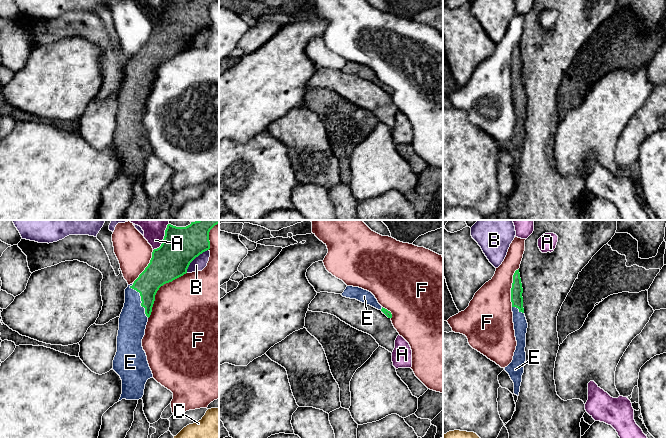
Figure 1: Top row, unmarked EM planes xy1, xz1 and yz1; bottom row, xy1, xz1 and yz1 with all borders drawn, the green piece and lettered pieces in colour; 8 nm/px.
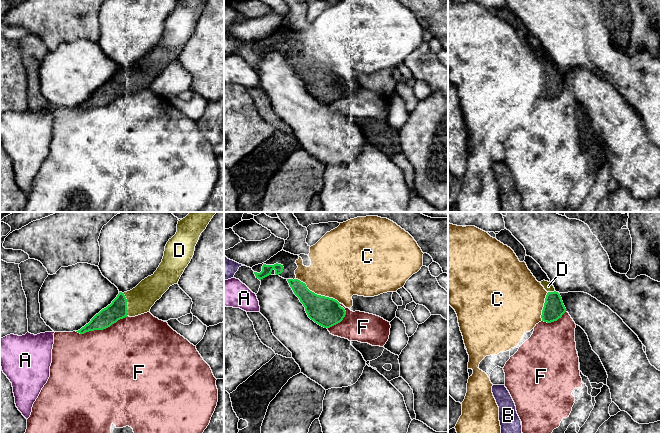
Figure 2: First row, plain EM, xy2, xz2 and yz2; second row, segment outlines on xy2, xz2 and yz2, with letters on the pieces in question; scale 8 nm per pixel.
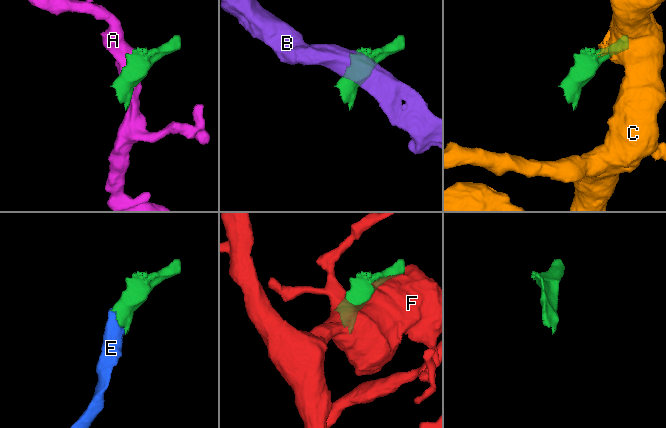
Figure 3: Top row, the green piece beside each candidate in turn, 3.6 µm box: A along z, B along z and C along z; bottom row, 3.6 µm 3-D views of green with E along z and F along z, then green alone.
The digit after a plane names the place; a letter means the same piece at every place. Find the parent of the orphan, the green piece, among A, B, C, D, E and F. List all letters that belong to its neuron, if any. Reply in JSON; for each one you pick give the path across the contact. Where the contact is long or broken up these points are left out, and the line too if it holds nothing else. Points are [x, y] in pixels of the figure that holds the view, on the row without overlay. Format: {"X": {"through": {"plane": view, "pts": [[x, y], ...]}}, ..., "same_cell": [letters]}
{"E": {"through": {"plane": "xy1", "pts": [[157, 49], [144, 64], [141, 75], [132, 99]]}}, "same_cell": ["D", "E"]}

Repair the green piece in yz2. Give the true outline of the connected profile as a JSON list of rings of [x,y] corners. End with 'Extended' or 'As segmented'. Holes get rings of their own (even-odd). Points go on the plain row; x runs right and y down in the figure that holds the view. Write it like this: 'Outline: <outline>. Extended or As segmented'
Outline: [[[543,56],[540,59],[548,68],[542,86],[542,97],[547,99],[557,97],[566,88],[562,74],[560,70],[555,67],[555,64],[551,58]]]. Extended

